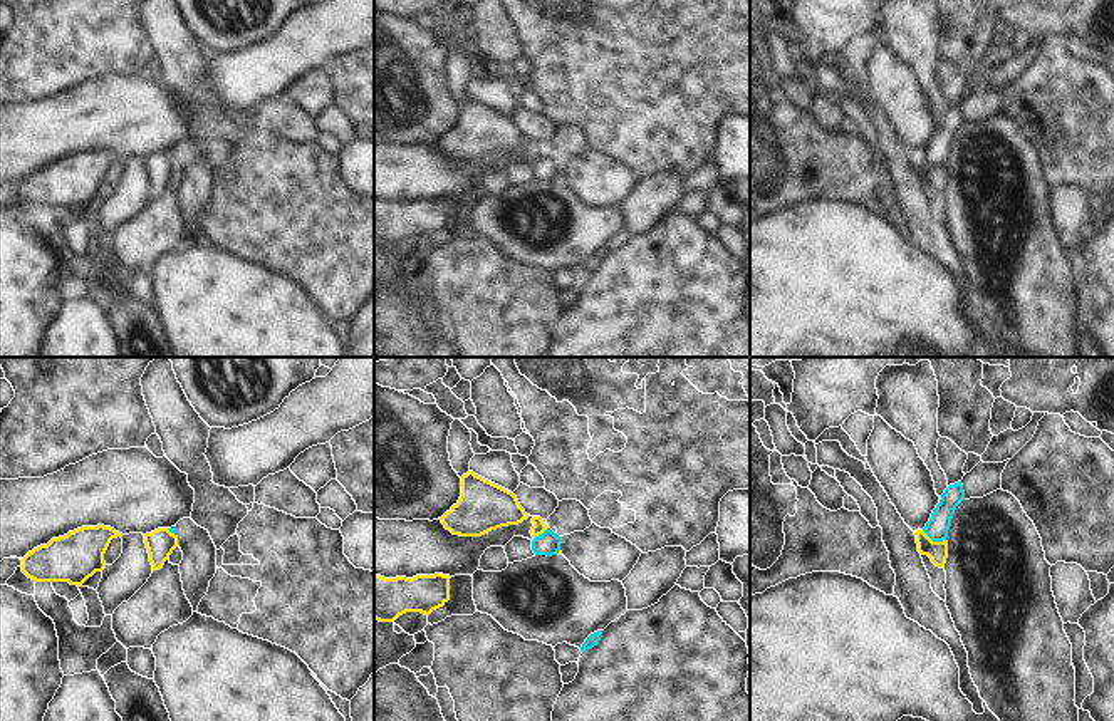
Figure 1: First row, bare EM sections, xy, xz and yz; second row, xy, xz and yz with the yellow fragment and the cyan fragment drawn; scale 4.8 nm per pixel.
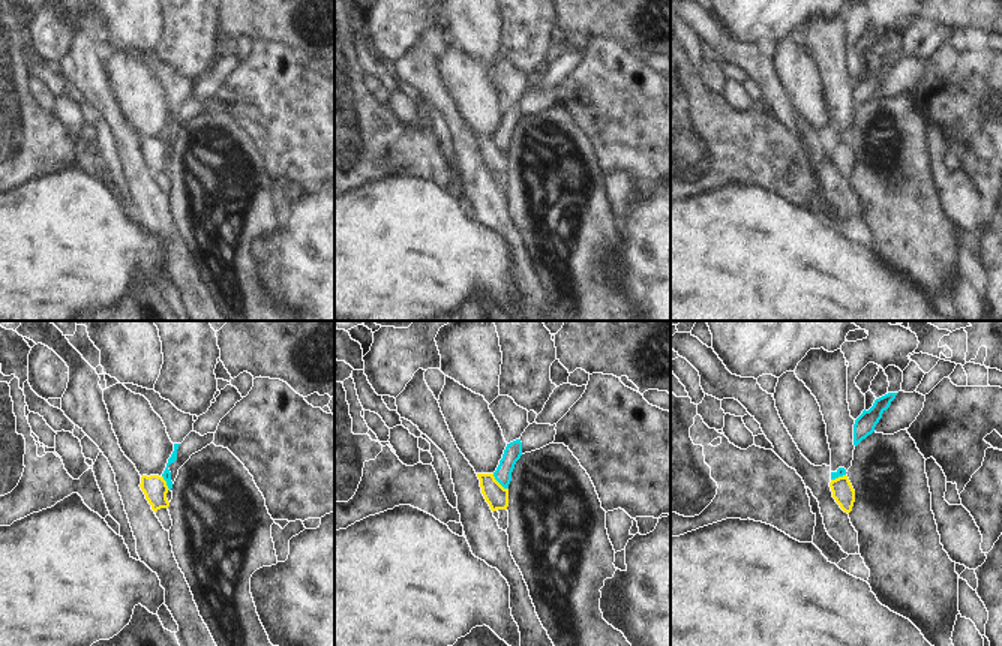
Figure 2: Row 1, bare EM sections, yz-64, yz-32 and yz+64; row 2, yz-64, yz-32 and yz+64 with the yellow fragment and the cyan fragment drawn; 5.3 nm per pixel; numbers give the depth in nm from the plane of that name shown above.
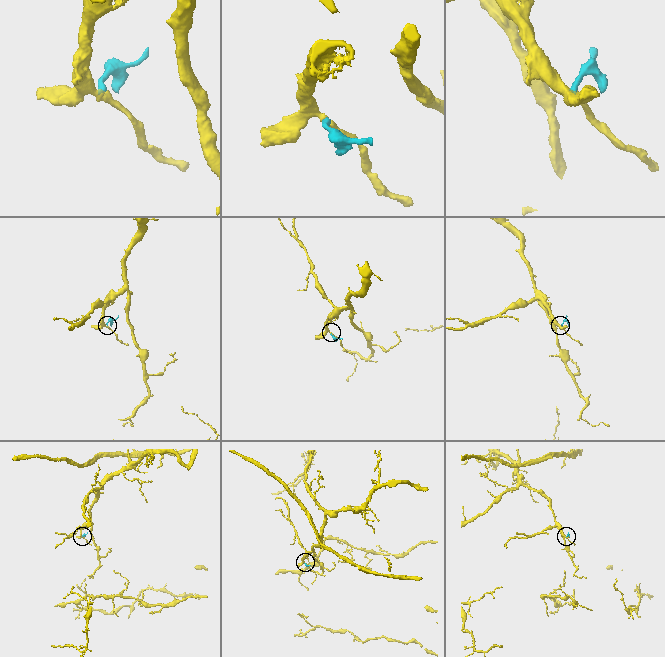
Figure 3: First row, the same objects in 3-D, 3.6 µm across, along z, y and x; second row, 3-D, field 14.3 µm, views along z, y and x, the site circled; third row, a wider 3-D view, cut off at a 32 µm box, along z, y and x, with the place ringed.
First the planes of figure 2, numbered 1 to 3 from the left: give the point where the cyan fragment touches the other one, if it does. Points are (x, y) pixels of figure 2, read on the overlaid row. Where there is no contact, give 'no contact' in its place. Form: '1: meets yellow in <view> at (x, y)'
1: meets yellow in yz-64 at (165, 483)
2: meets yellow in yz-32 at (498, 483)
3: meets yellow in yz+64 at (839, 477)

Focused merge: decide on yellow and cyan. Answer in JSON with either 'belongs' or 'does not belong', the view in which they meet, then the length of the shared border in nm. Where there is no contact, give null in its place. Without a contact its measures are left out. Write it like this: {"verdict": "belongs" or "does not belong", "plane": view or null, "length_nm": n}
{"verdict": "does not belong", "plane": "yz", "length_nm": 130}

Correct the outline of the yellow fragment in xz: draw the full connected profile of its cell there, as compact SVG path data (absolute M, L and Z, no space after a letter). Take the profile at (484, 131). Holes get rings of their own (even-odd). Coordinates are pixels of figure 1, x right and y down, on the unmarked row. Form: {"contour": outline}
{"contour": "M468 96L461 101L458 127L440 144L453 159L482 161L527 143L528 139L512 116Z"}

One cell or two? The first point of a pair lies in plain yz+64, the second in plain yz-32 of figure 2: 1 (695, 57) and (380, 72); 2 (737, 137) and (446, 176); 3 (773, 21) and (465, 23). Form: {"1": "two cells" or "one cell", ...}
{"1": "one cell", "2": "one cell", "3": "two cells"}

